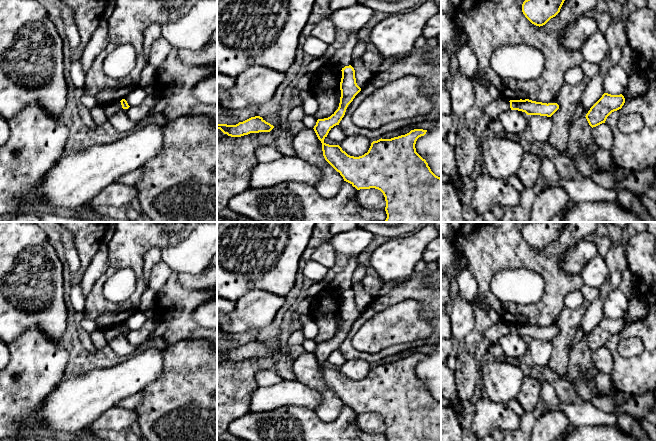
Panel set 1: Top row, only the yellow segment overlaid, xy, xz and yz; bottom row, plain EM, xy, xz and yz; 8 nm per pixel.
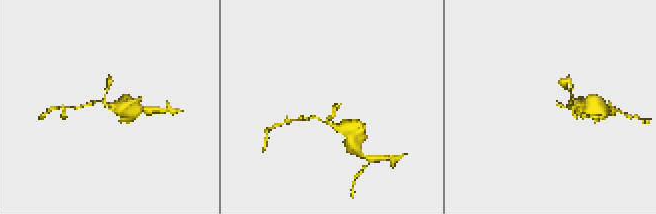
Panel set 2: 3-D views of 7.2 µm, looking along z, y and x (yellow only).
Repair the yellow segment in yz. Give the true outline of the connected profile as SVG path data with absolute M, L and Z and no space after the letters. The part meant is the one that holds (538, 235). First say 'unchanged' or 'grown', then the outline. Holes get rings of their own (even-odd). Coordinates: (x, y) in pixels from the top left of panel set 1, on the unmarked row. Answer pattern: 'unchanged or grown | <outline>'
unchanged | M528 222L522 228L522 236L532 248L540 251L560 236L564 225L565 222Z

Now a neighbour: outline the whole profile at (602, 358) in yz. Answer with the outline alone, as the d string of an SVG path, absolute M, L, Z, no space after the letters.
M602 347L592 352L592 361L598 372L610 374L613 368L611 353L606 347Z

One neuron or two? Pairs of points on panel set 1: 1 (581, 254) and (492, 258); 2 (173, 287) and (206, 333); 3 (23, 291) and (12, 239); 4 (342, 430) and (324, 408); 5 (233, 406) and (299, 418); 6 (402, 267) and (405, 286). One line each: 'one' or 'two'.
1: two
2: one
3: one
4: two
5: two
6: two

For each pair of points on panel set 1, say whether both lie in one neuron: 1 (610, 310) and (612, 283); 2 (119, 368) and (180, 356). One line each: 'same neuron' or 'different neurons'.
1: different neurons
2: different neurons

